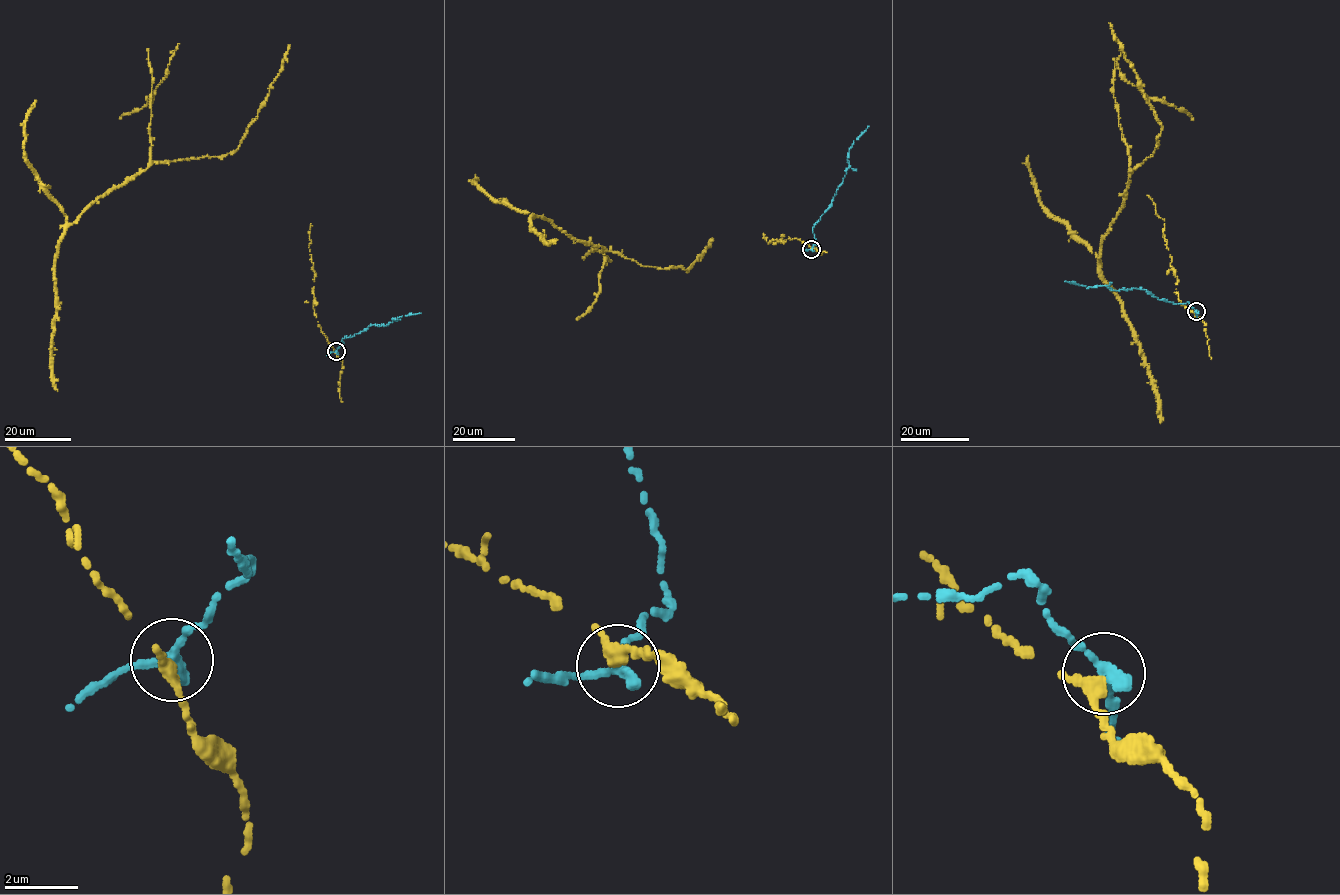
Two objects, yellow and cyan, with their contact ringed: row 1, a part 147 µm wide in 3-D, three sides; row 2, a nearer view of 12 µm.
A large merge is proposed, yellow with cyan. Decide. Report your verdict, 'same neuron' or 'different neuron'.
different neuron

